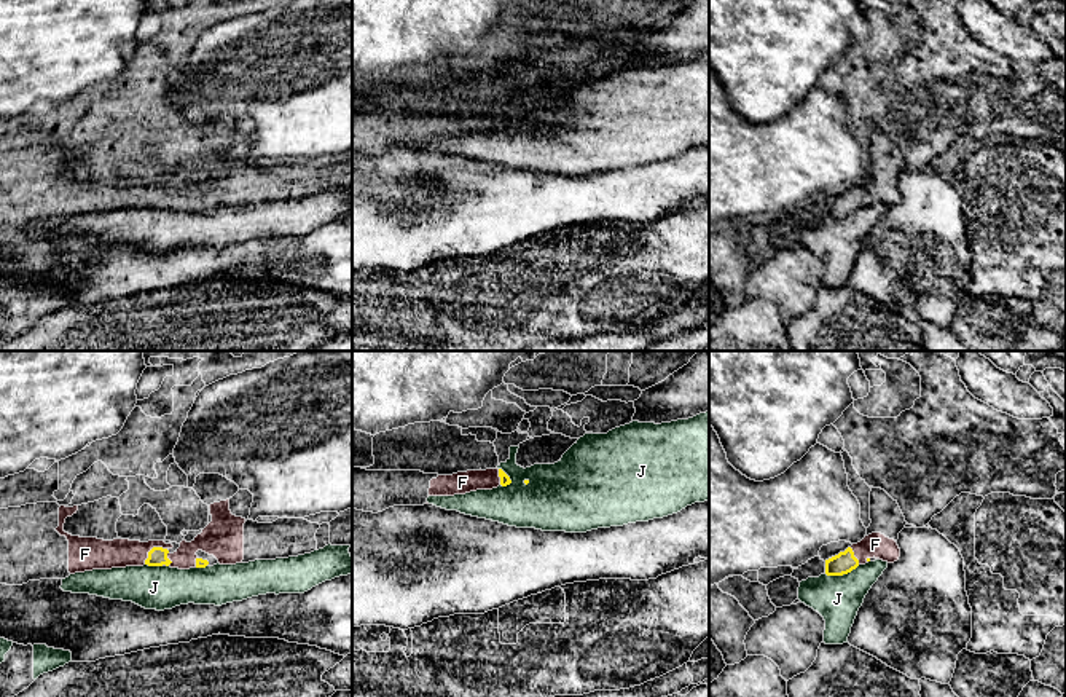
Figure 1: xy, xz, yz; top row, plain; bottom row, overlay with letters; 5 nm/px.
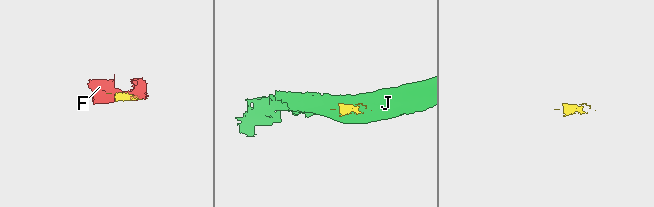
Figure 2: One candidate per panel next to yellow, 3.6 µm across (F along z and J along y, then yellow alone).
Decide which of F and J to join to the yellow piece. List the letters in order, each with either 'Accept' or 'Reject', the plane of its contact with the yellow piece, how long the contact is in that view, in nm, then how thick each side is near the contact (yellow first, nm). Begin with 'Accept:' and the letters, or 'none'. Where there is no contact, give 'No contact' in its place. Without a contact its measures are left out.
Accept: F
F: Accept. Touches yellow in xy. Shared border 150 nm. Thickness 100 nm (yellow) against 140 nm
J: Reject. Touches yellow in yz. Shared border 180 nm. Thickness 110 nm (yellow) against 240 nm

